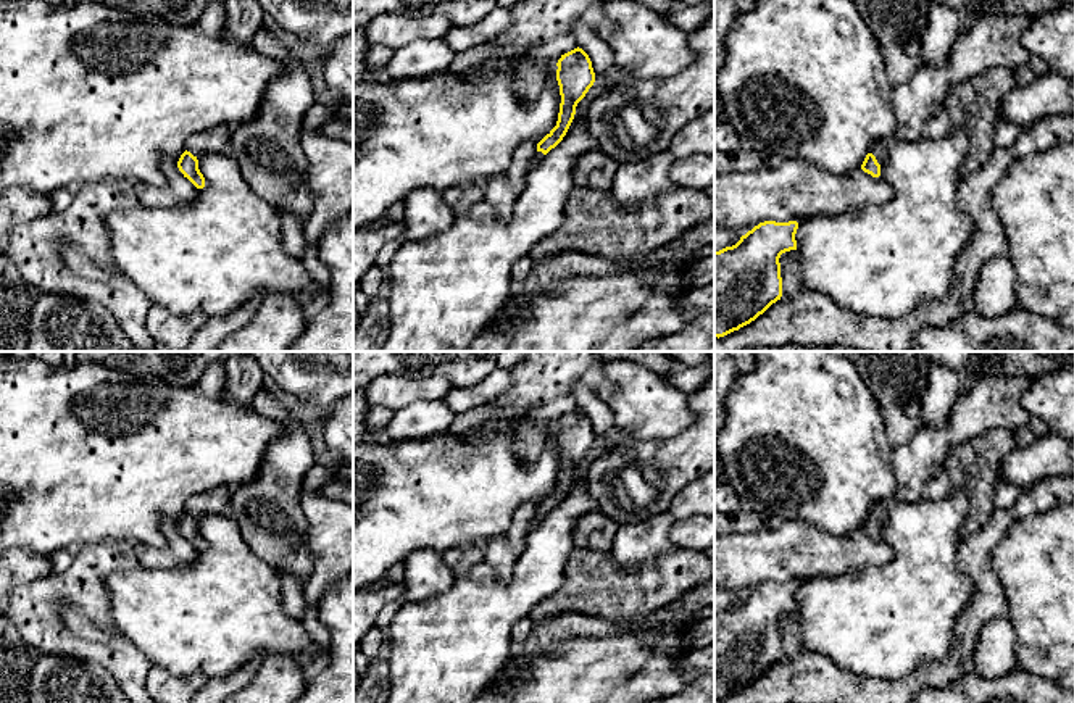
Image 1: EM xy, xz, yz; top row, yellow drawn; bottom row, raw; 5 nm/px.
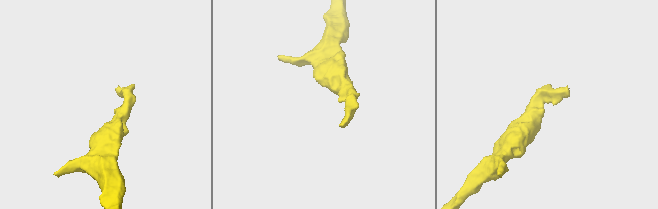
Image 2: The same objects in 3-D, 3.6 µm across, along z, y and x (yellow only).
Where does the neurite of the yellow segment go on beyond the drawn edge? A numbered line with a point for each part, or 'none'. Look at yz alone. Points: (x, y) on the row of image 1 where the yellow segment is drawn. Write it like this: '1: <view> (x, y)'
1: yz (992, 41)

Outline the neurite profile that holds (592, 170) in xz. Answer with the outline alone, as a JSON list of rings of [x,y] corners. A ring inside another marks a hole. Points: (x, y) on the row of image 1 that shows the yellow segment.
[[[598,148],[582,155],[572,171],[576,187],[598,187],[611,192],[619,163]]]

